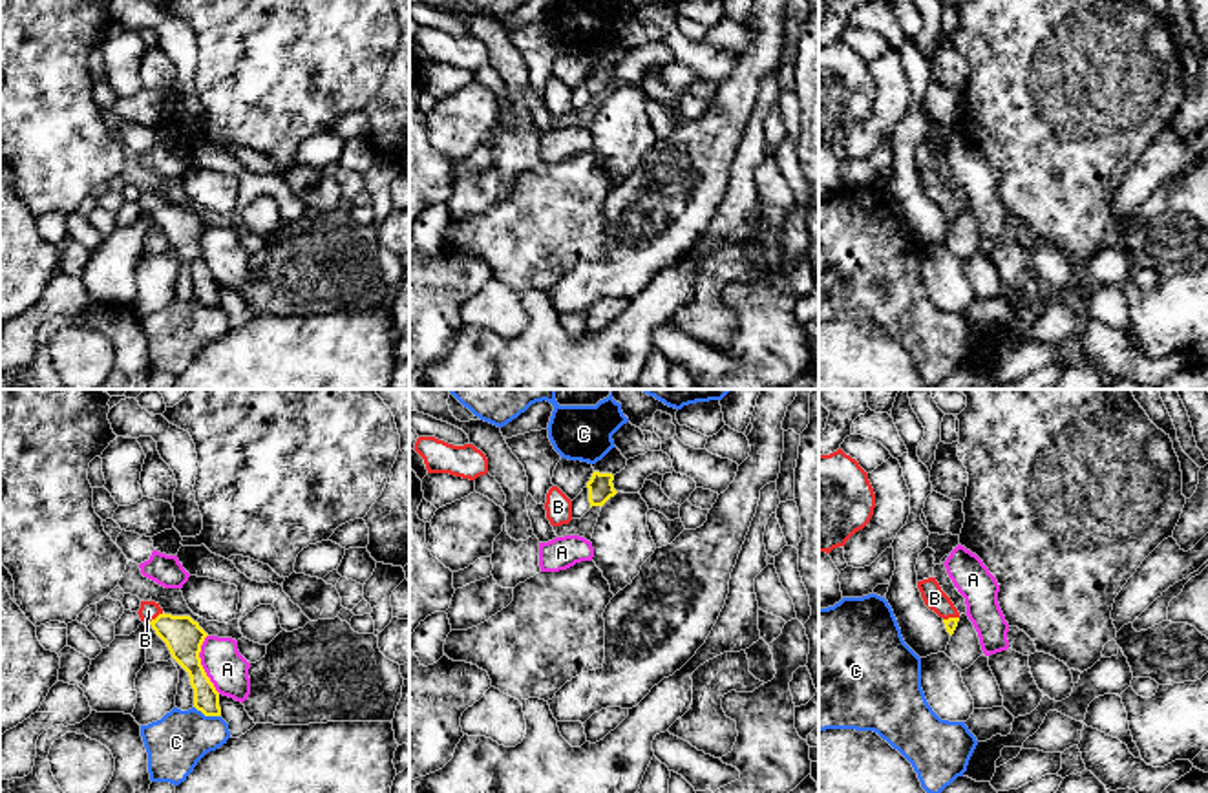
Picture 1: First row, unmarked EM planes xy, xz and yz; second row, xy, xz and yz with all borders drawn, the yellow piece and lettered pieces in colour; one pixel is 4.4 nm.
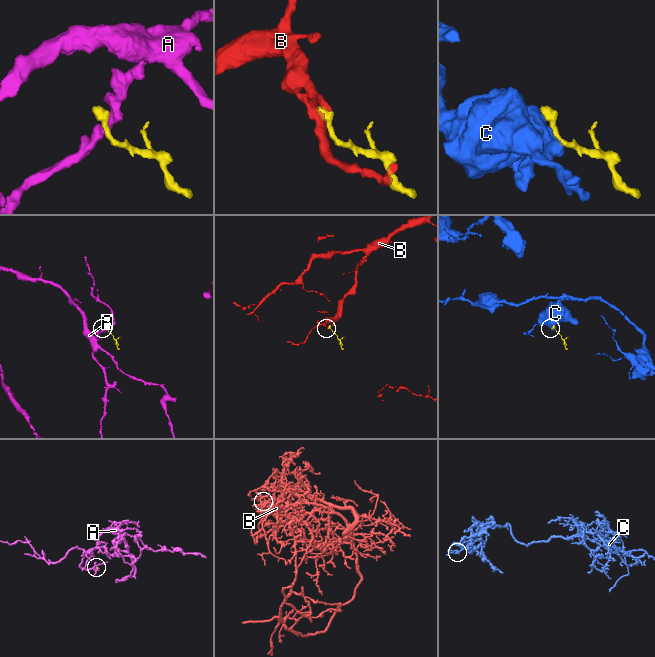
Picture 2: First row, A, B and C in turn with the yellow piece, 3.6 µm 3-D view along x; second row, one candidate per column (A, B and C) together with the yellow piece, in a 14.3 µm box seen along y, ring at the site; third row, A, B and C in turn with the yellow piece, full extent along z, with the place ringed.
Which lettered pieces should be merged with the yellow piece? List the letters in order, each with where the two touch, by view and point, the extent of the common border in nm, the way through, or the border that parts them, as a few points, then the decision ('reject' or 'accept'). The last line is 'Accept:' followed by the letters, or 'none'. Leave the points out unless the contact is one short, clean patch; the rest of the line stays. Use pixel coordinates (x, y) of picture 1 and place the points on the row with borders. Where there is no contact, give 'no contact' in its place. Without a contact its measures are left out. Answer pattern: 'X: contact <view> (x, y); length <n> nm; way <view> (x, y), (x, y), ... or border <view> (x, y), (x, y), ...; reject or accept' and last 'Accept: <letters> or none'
A: contact xy (200, 664); length 280 nm; border xy (207, 634), (200, 664), (220, 693); reject
B: contact xy (158, 616); length 80 nm; way xy (183, 636), (158, 616), (148, 611); accept
C: contact xy (207, 715); length 130 nm; reject
Accept: B

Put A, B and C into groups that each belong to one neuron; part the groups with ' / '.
A / B / C

